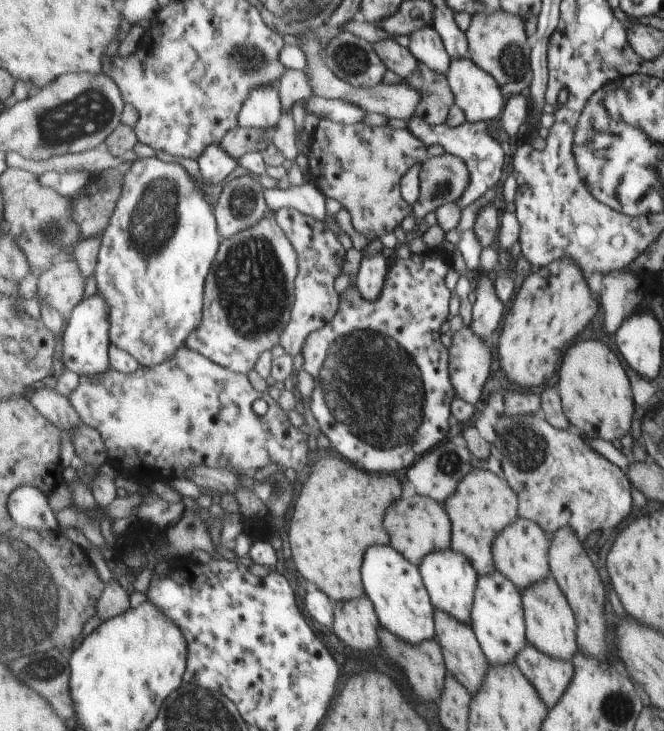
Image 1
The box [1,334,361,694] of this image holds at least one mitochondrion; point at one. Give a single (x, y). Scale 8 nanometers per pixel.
(42, 669)

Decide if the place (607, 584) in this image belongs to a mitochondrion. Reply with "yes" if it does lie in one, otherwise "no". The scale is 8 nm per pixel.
no

